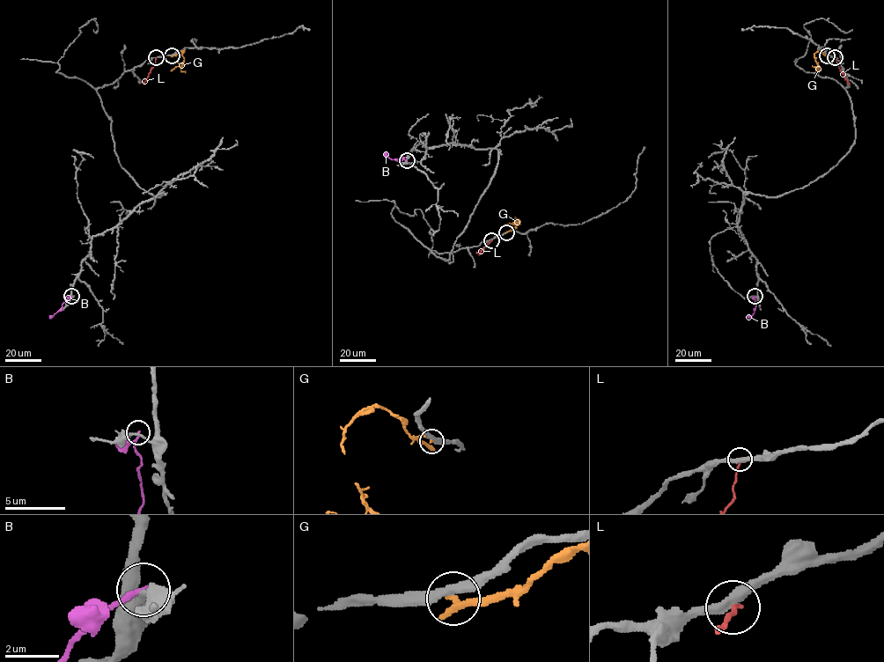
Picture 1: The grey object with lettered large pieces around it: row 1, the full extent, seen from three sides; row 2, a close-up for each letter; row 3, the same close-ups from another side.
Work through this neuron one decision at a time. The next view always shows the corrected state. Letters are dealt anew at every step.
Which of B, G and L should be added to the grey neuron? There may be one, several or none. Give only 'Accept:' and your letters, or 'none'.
Accept: none

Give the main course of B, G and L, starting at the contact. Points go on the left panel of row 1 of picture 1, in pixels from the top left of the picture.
B: (71, 296), (49, 317)
G: (172, 55), (182, 50), (184, 61), (180, 66), (171, 70)
L: (156, 57), (146, 79), (141, 82)

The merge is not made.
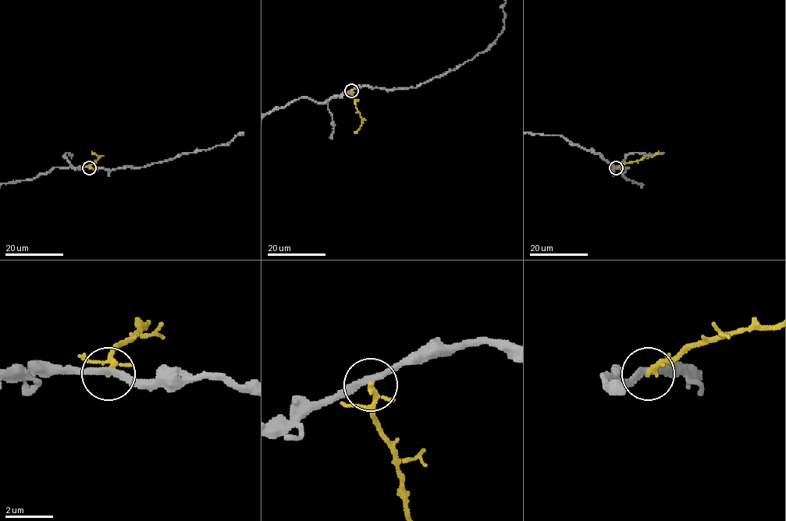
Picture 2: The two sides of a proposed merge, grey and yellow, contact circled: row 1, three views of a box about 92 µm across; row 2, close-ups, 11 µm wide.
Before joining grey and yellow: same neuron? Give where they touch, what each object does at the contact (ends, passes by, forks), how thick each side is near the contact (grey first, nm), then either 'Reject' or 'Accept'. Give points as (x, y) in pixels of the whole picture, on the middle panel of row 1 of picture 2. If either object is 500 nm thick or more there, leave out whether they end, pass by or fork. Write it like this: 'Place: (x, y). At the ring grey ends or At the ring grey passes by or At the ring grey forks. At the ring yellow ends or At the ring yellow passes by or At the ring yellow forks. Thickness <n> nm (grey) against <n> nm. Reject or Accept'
Place: (351, 90). At the ring grey passes by. At the ring yellow ends. Thickness 280 nm (grey) against 240 nm. Reject

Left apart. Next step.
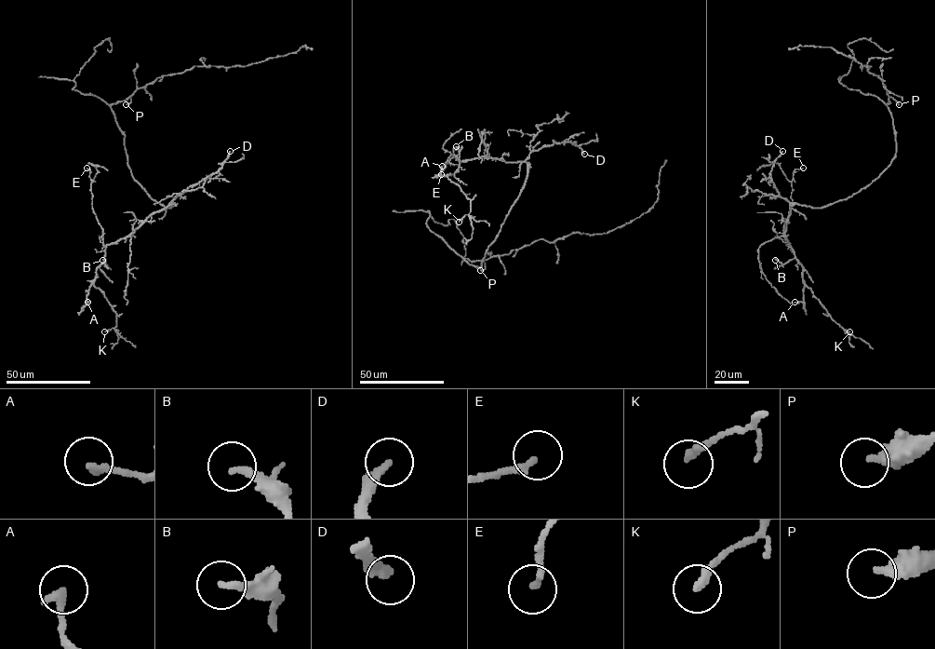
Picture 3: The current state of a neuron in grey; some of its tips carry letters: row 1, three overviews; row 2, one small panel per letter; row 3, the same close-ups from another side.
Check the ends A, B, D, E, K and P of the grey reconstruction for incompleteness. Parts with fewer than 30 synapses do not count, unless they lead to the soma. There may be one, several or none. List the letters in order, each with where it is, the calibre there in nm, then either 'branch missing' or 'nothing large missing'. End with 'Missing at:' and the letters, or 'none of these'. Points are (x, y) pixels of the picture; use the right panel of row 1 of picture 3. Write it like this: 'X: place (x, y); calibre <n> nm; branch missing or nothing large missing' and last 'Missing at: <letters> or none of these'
A: place (794, 302); calibre 260 nm; nothing large missing
B: place (775, 260); calibre 240 nm; nothing large missing
D: place (782, 151); calibre 300 nm; branch missing
E: place (803, 168); calibre 200 nm; nothing large missing
K: place (849, 331); calibre 280 nm; nothing large missing
P: place (899, 104); calibre 360 nm; nothing large missing
Missing at: D

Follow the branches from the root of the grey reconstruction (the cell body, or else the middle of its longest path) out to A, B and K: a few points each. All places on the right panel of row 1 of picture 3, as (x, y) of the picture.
A: (884, 170), (850, 196), (822, 208), (790, 204), (785, 236), (803, 267), (804, 284), (804, 302), (794, 302)
B: (884, 170), (850, 196), (822, 208), (792, 203), (785, 236), (795, 258), (784, 263), (775, 260)
K: (884, 170), (850, 196), (822, 208), (790, 204), (785, 236), (803, 267), (804, 283), (830, 317), (849, 331)

